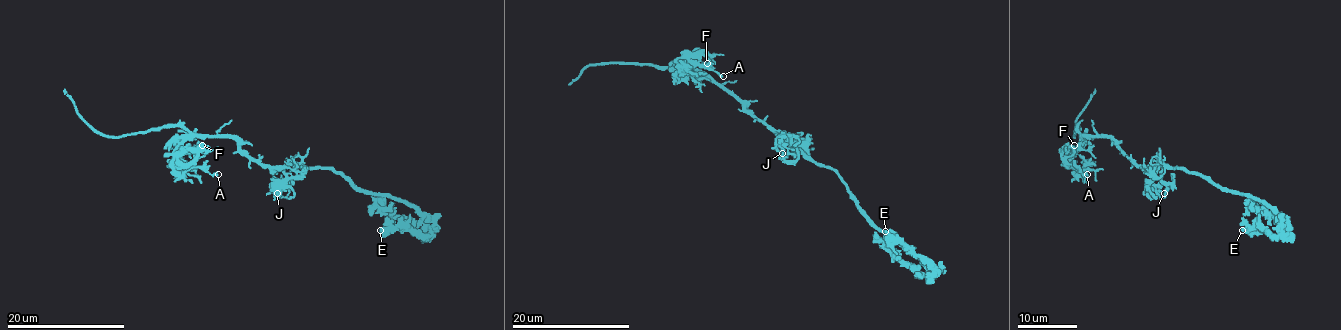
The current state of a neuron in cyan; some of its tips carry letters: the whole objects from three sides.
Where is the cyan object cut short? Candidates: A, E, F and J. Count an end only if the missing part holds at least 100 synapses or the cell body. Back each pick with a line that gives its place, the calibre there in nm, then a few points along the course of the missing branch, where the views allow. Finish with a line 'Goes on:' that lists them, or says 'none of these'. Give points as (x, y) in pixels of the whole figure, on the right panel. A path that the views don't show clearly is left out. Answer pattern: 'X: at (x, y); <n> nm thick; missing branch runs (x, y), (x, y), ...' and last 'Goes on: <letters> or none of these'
Goes on: none of these

